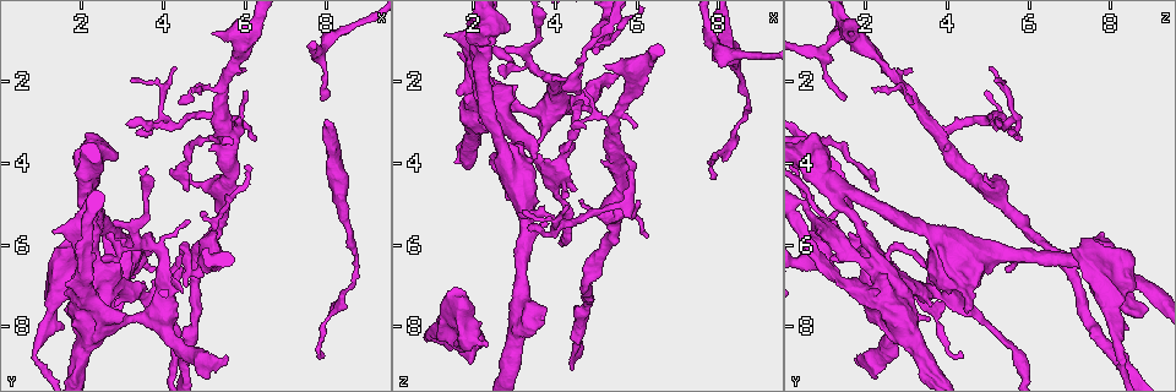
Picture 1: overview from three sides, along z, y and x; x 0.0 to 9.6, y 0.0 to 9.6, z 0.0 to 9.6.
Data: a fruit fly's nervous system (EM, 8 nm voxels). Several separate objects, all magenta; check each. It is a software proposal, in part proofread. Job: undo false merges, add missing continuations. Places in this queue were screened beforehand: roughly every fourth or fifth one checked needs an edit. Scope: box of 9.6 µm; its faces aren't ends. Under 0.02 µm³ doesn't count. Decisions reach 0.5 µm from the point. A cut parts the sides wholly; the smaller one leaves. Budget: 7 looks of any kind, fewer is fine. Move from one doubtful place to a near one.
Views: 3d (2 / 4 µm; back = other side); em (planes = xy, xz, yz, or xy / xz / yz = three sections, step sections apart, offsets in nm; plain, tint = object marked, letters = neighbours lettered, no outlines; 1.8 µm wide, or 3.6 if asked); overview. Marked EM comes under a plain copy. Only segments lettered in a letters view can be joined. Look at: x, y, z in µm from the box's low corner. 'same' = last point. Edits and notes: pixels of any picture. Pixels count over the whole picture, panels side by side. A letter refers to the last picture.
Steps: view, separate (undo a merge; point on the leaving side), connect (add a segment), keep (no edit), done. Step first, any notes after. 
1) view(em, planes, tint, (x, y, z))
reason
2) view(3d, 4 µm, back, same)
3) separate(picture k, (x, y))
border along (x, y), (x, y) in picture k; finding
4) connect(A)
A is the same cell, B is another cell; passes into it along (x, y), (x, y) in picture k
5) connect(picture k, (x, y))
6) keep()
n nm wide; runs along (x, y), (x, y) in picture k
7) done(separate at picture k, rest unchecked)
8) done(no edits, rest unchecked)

view(em, 3.6 µm, yz, step 16, tint, (5.60, 4.60, 4.95))
sharp bend

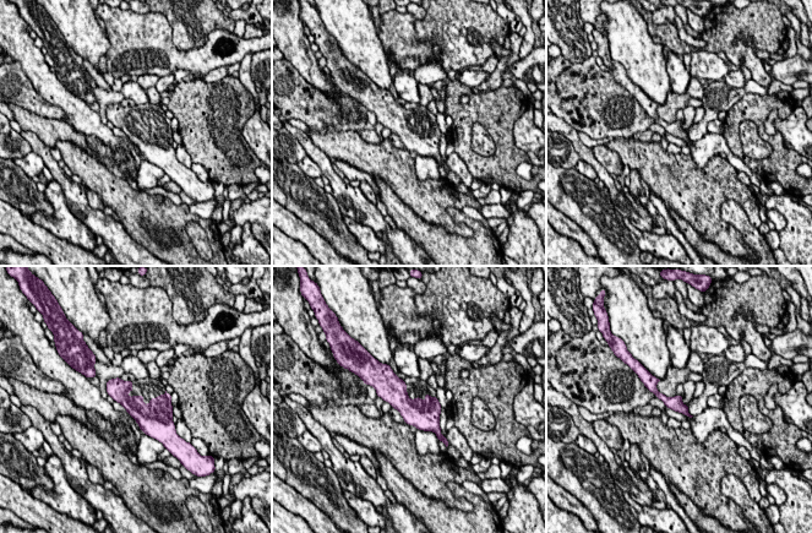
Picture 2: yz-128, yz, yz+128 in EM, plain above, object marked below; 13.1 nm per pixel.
view(em, 3.6 µm, planes, letters, same)

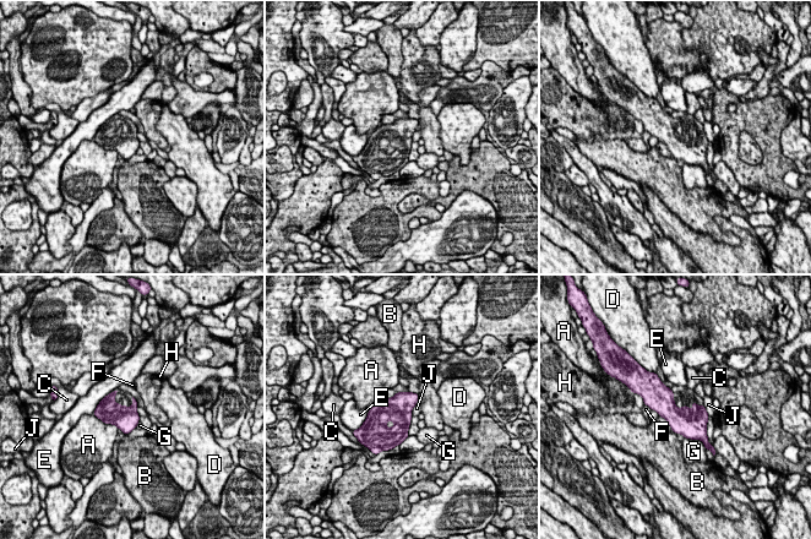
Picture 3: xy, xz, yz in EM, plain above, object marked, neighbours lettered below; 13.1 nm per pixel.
keep()
A, B, C, D, E, F, G, H and J are other cells; border along (419, 398), (411, 415) in picture 3; one neuron here

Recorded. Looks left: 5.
view(em, xz, step 4, tint, (3.90, 7.30, 4.05))
three arms meet

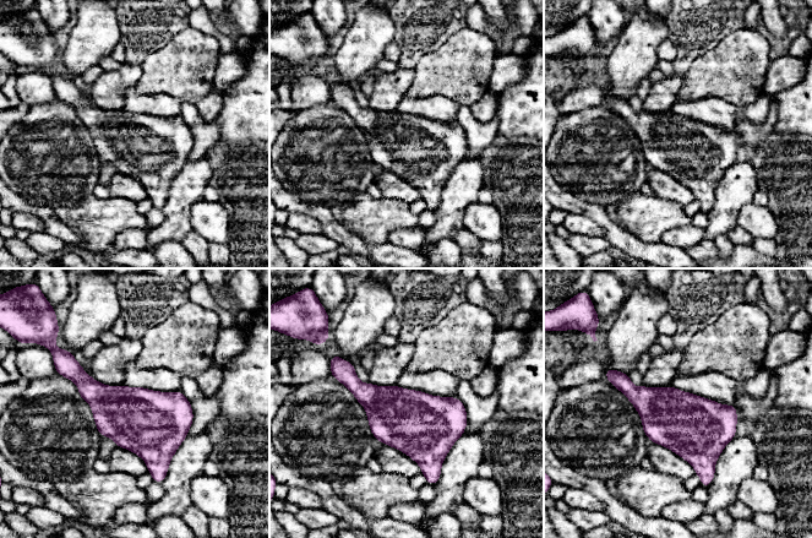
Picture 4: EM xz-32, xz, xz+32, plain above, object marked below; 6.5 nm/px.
view(em, planes, letters, same)
another direction

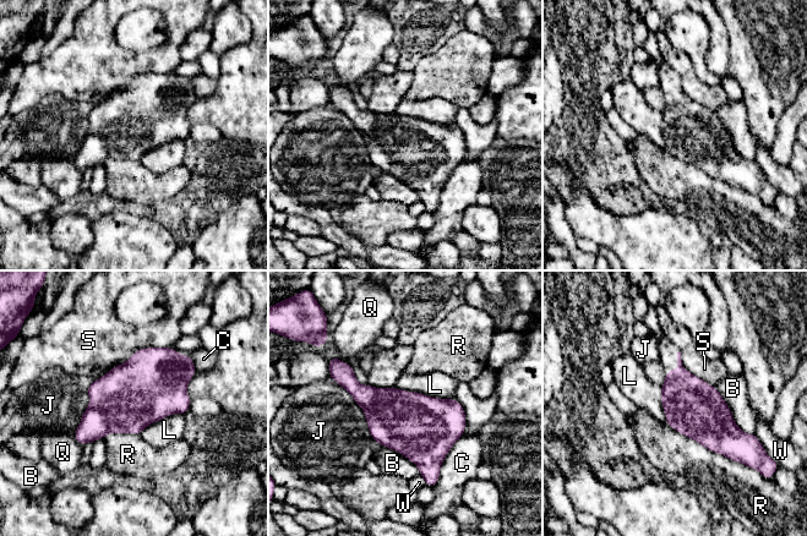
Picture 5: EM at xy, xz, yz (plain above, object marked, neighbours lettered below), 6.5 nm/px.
keep()
B, C, J, L, Q, R, S and W are other cells; border along (396, 386), (430, 397), (454, 399) in picture 5; continuous, no second neuron

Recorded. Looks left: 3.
view(3d, 4 µm, (2.50, 7.95, 2.65))
abrupt turn

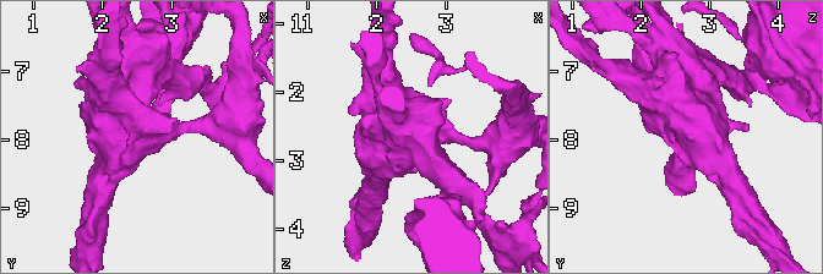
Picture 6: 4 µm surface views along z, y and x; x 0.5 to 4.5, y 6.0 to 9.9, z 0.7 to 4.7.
view(em, xy, step 16, tint, (2.50, 7.95, 2.60))
3 arms; arms of 190, 340, 550 nm; need the tissue

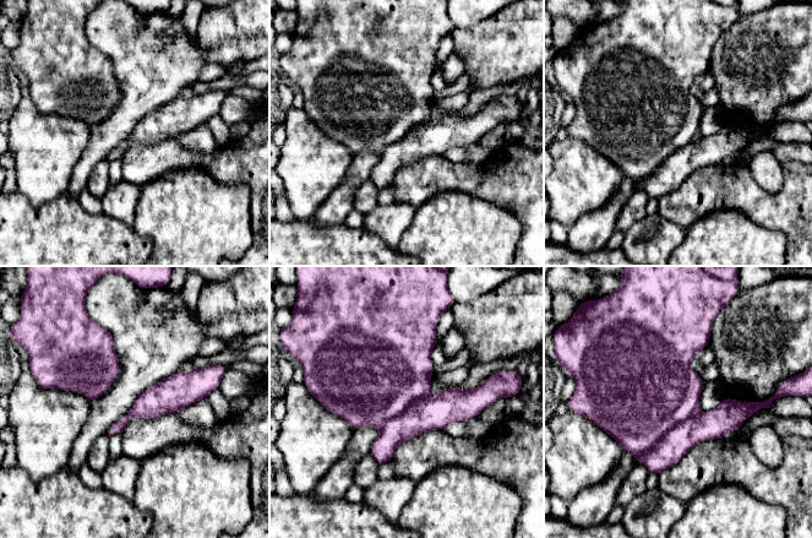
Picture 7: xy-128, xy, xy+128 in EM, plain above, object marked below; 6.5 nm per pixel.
view(em, planes, letters, same)
cut it another way

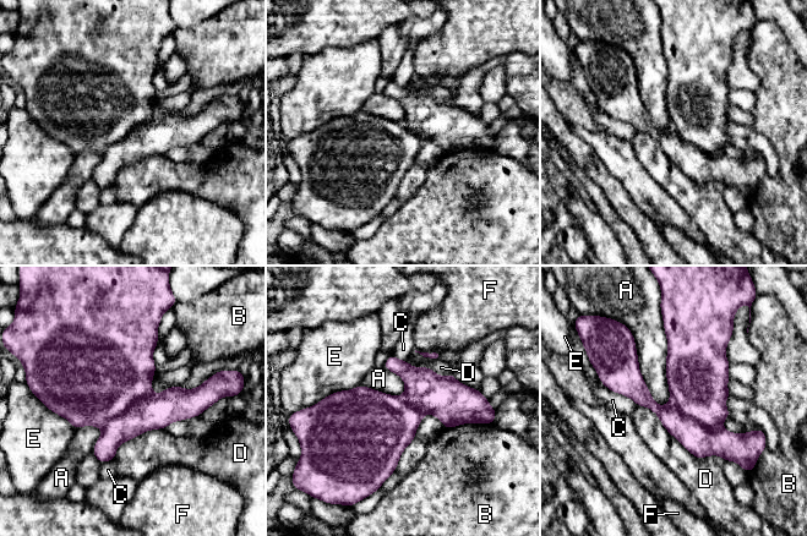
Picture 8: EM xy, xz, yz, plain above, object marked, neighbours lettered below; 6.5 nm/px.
separate(picture 8, (701, 442))
360 nm wide; A, B, C, D, E and F are other cells; two neurons meet here

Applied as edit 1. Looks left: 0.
done(separate at picture 8, rest unchecked)

